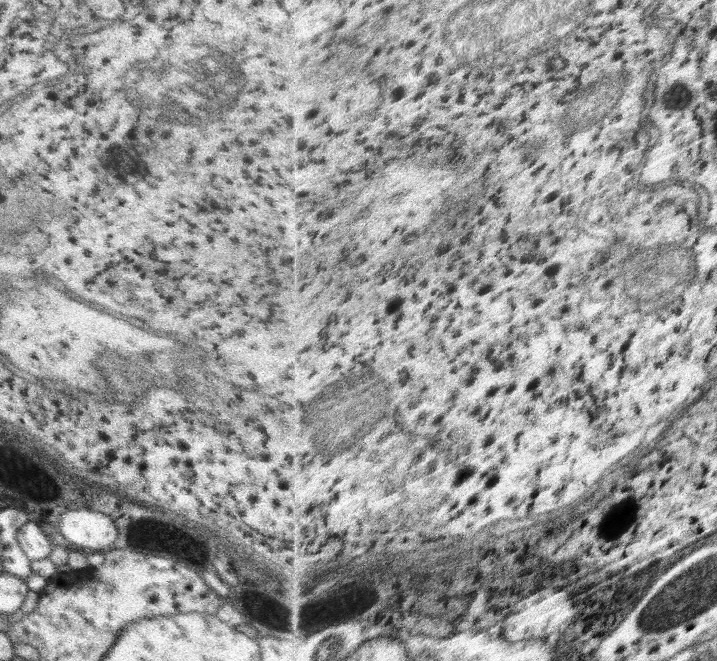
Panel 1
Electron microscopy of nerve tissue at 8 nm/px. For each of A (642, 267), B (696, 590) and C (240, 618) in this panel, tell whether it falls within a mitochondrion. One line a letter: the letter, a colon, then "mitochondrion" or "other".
A: mitochondrion
B: mitochondrion
C: other

